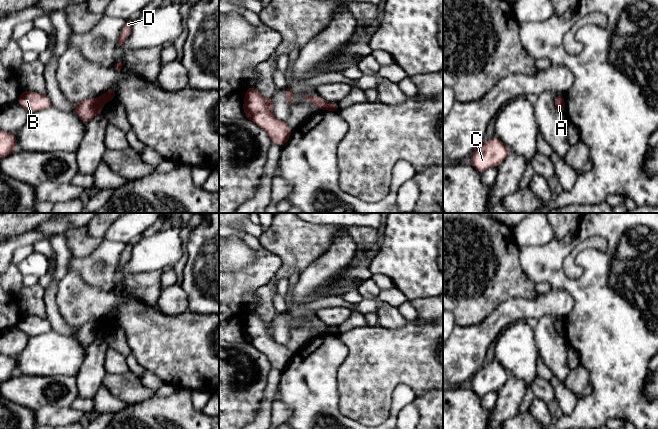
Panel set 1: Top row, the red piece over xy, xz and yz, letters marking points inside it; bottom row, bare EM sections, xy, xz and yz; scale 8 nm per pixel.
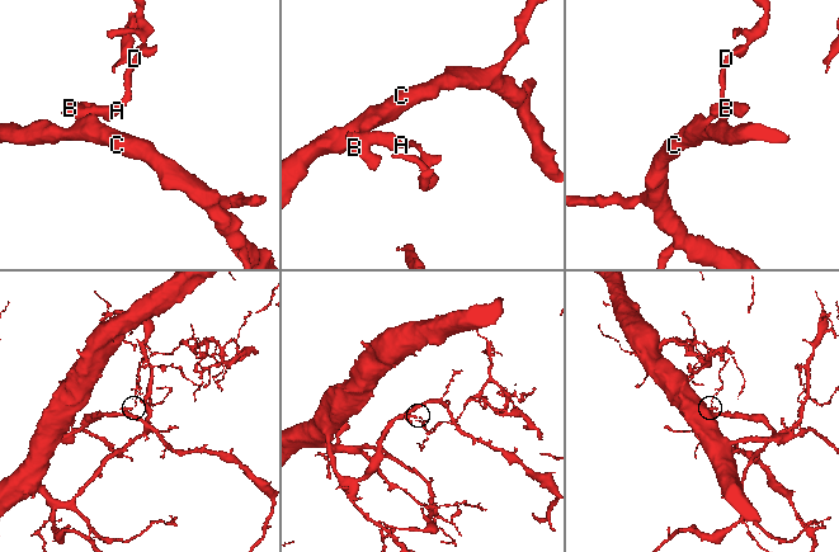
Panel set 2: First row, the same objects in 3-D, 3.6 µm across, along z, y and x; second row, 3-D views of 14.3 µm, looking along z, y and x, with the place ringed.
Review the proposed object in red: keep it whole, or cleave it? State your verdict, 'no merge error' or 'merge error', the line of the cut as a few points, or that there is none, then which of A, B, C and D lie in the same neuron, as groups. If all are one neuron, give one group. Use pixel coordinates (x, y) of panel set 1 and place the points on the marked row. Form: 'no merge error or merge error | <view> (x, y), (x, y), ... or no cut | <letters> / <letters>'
merge error | xz (327, 102), (324, 109) | A B C / D

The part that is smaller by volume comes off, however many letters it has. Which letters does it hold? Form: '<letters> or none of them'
D

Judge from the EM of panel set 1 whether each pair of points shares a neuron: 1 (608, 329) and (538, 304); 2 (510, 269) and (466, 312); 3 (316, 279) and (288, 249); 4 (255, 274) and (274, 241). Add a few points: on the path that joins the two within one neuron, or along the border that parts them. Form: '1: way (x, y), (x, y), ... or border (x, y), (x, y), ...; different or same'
1: border (568, 292), (573, 299), (573, 308), (564, 319); different
2: way (499, 280), (477, 301); same
3: border (323, 252), (299, 274); different
4: border (262, 246), (280, 259), (280, 268), (274, 274); different

